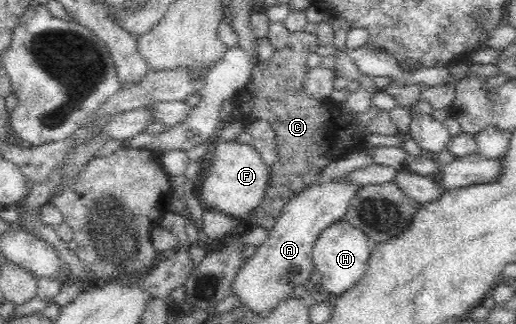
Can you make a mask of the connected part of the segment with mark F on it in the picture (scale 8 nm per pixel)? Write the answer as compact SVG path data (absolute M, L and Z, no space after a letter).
M220 140L216 142L214 155L214 159L206 165L203 188L198 197L205 200L209 209L233 217L237 223L247 221L263 204L273 168L251 144Z

